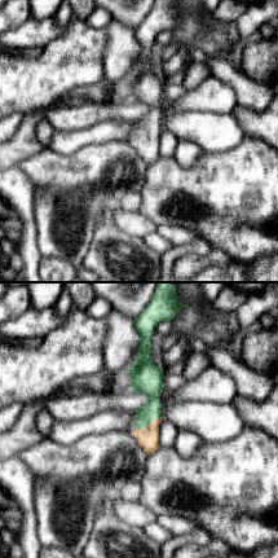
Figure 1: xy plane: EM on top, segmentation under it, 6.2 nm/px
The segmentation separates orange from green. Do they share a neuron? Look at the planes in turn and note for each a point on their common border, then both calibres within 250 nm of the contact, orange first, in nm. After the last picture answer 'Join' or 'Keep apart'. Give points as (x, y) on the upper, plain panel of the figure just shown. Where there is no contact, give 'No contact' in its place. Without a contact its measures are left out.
Touches orange at (149, 133). Thickness 140 nm (orange) against 150 nm

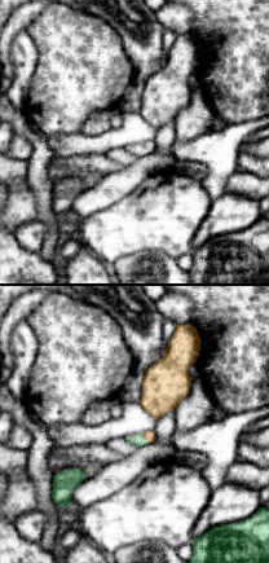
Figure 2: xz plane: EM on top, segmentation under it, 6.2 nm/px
Touches orange at (144, 148). Thickness 70 nm (orange) against 70 nm

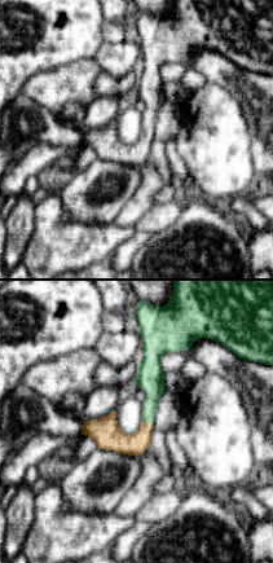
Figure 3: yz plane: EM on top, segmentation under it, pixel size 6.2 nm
Touches orange at (146, 132). Thickness 170 nm (orange) against 150 nm

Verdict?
Join

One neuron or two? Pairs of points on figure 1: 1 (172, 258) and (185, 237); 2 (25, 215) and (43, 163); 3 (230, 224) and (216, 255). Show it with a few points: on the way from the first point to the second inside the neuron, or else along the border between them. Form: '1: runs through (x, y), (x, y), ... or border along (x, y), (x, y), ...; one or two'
1: border along (204, 240), (193, 240), (173, 246); two
2: border along (14, 166), (25, 174), (32, 185), (35, 220); two
3: border along (210, 244), (225, 251); two

